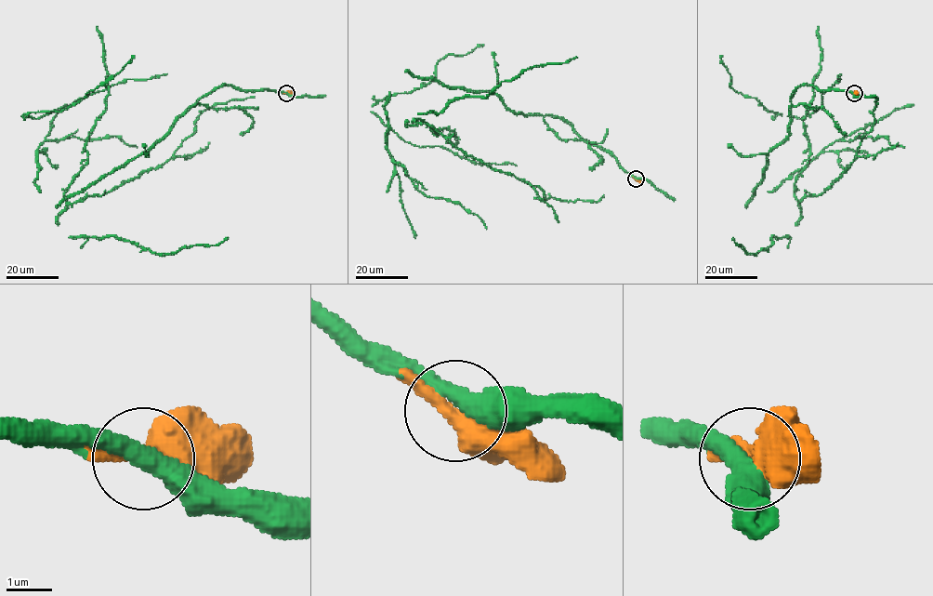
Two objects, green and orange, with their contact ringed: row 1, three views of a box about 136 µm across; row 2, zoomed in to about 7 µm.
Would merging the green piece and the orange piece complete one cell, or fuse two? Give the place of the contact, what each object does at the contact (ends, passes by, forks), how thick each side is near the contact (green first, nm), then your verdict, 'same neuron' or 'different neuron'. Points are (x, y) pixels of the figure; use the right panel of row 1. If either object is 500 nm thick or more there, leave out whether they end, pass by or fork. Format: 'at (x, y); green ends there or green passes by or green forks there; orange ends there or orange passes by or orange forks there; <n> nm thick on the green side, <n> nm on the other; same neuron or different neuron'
at (854, 93); green passes by; orange passes by; 420 nm thick on the green side, 480 nm on the other; same neuron

